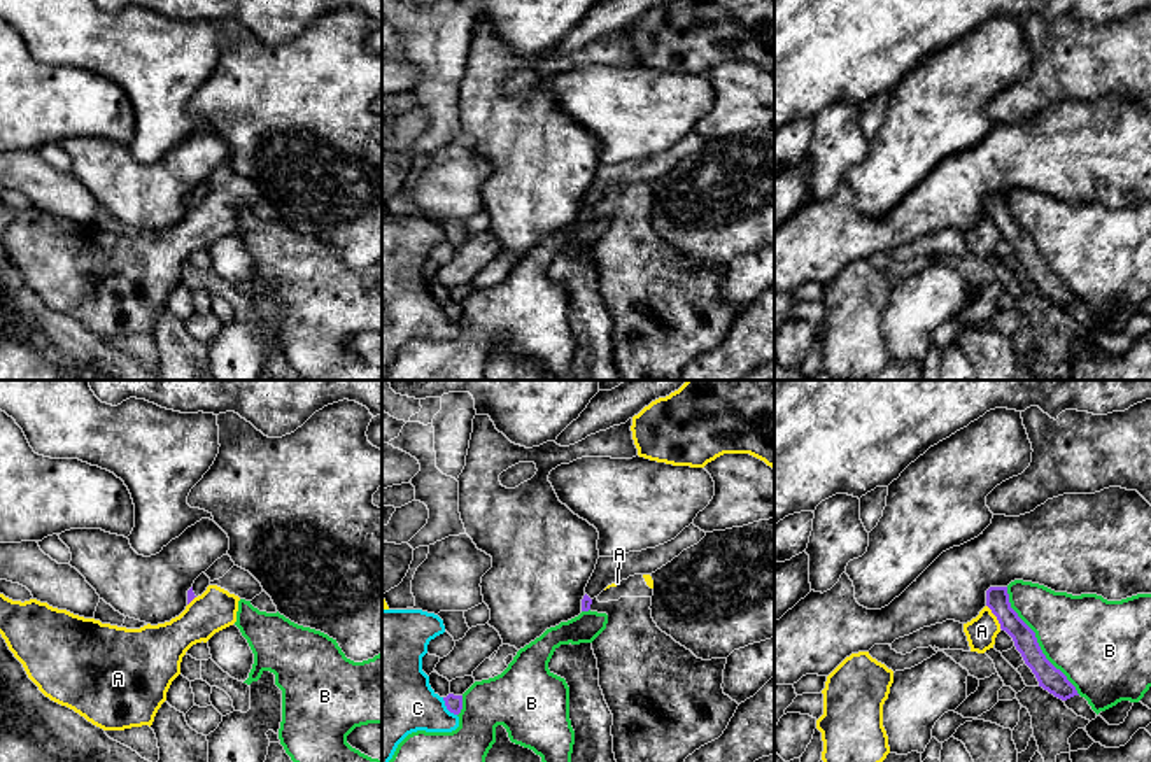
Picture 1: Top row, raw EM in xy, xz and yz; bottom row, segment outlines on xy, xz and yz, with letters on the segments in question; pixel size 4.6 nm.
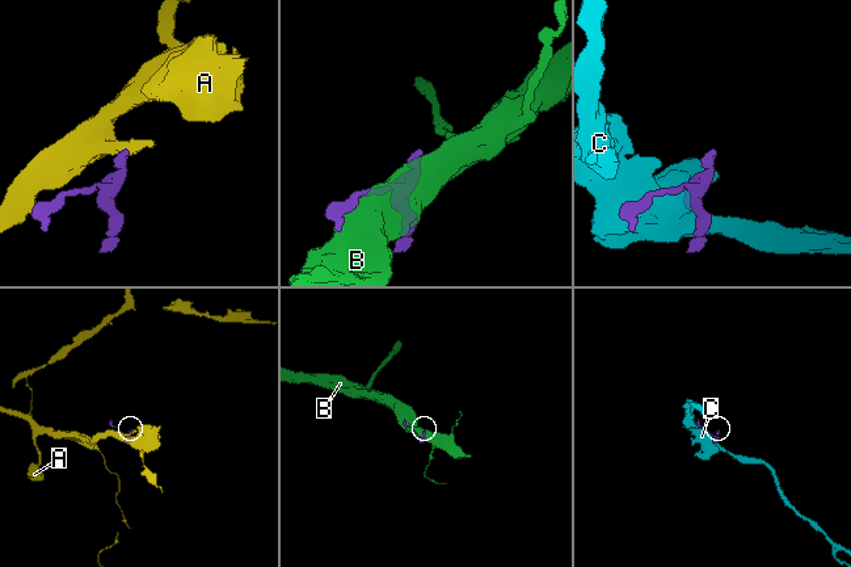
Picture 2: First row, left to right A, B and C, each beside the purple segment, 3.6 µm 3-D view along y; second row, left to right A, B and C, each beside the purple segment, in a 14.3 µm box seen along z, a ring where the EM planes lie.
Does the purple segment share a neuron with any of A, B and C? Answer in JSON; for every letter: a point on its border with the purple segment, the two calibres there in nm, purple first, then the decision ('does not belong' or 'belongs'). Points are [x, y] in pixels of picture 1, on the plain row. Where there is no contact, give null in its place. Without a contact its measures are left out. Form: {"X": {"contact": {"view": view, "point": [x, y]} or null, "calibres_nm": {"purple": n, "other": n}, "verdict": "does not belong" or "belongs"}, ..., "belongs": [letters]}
{"A": {"contact": {"view": "yz", "point": [995, 223]}, "calibres_nm": {"purple": 110, "other": 140}, "verdict": "does not belong"}, "B": {"contact": {"view": "yz", "point": [1036, 249]}, "calibres_nm": {"purple": 110, "other": 400}, "verdict": "does not belong"}, "C": {"contact": {"view": "xz", "point": [447, 316]}, "calibres_nm": {"purple": 80, "other": 340}, "verdict": "does not belong"}, "belongs": []}

